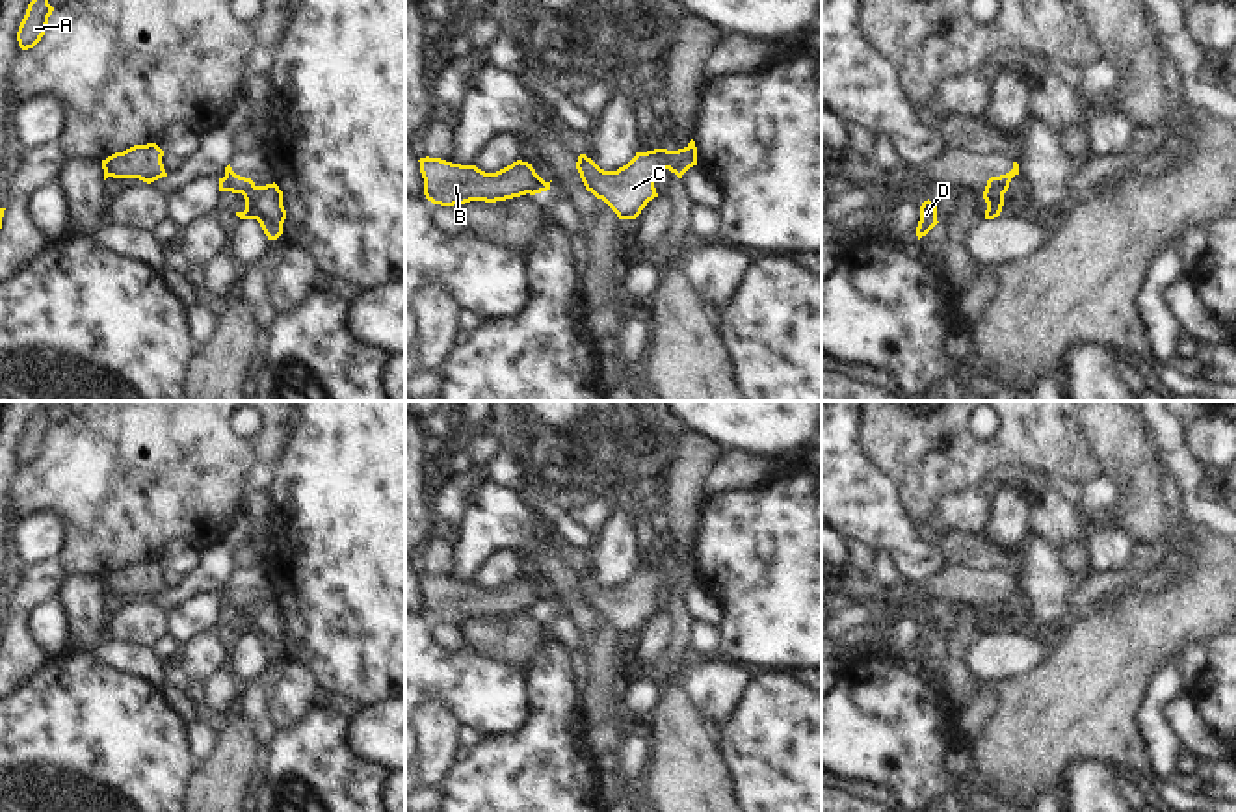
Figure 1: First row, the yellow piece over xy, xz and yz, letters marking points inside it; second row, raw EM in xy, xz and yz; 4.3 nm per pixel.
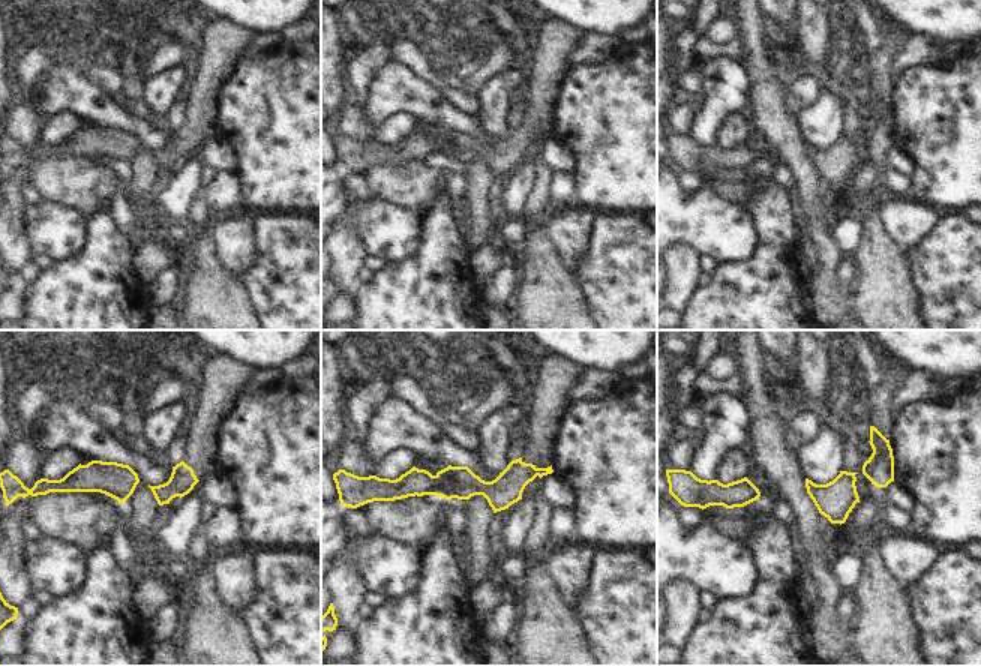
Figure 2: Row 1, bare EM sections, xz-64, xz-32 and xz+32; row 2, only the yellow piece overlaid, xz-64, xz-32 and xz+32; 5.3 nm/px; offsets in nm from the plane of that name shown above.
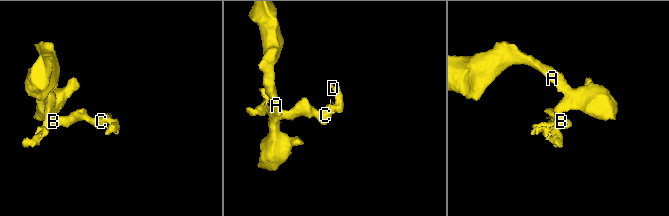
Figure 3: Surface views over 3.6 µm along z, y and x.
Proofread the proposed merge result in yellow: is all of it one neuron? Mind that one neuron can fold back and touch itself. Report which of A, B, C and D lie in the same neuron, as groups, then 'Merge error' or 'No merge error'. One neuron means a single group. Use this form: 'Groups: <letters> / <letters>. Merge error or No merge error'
Groups: A B C / D. Merge error.

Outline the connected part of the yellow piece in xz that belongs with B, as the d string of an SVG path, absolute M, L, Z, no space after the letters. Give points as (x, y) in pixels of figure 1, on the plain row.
M429 572L418 578L424 595L424 611L441 622L459 622L470 617L496 619L550 606L550 598L545 598L532 580L522 576L496 589Z

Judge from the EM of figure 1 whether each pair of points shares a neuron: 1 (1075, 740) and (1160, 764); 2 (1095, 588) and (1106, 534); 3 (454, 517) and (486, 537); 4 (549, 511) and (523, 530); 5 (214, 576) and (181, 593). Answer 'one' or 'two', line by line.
1: two
2: two
3: two
4: two
5: one

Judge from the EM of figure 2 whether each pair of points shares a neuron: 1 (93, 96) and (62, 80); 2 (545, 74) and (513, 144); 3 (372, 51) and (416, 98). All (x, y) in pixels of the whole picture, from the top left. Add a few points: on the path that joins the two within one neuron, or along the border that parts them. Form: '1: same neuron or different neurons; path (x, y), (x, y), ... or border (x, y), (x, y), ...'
1: same neuron; path (86, 96), (78, 96), (69, 87)
2: same neuron; path (542, 92), (537, 117), (528, 126)
3: different neurons; border (390, 57), (378, 71), (368, 96)

